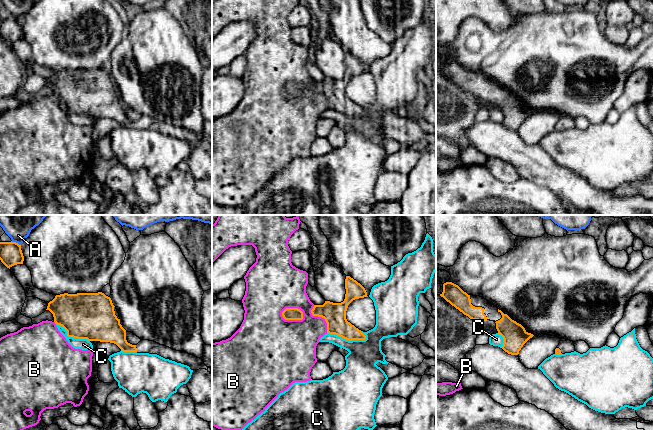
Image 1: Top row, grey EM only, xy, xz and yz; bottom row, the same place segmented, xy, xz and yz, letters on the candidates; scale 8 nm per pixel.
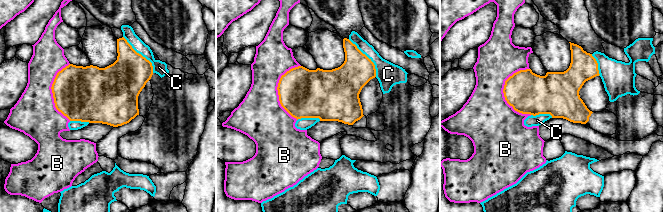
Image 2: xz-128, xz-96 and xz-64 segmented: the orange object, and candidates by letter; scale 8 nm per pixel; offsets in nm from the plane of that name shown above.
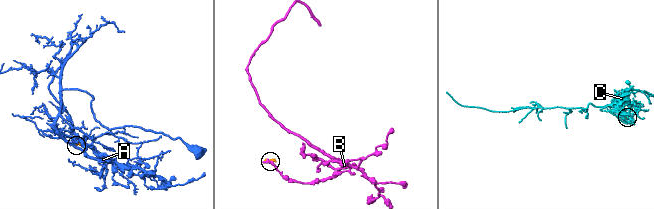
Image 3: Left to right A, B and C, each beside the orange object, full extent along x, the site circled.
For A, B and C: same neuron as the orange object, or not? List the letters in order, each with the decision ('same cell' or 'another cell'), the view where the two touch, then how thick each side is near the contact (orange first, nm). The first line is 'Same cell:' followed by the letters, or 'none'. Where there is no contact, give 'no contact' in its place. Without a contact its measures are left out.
Same cell: none
A: another cell | xy | 180/300 nm
B: another cell | xz | 100/480 nm
C: another cell | xz | 180/240 nm

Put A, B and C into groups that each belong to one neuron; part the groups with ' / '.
A / B / C

